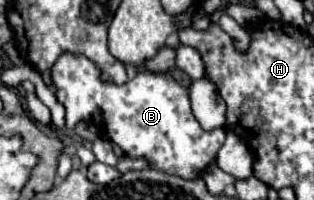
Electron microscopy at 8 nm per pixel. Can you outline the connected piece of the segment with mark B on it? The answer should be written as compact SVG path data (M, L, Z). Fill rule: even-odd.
M63 53L51 67L51 83L55 85L55 97L65 107L65 125L71 129L79 121L93 121L95 113L101 111L103 127L107 133L107 139L117 143L127 157L131 159L145 159L151 169L159 169L167 175L177 175L183 179L197 179L203 175L203 171L215 161L217 151L221 149L225 141L225 129L213 129L205 131L193 117L189 107L189 93L187 89L177 83L169 73L155 73L149 69L139 71L133 79L129 79L123 85L117 85L113 81L101 79L101 69L87 59L85 55L77 53Z

